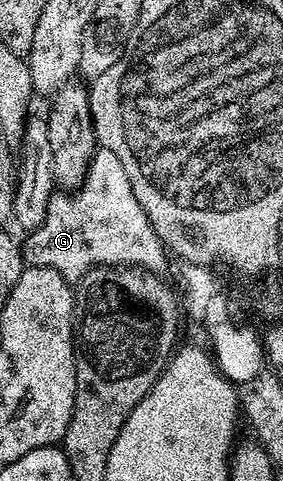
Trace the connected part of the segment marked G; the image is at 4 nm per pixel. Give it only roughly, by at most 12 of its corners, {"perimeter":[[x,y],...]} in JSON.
{"perimeter":[[119,155],[54,192],[24,260],[70,283],[103,265],[157,271],[167,253]]}

